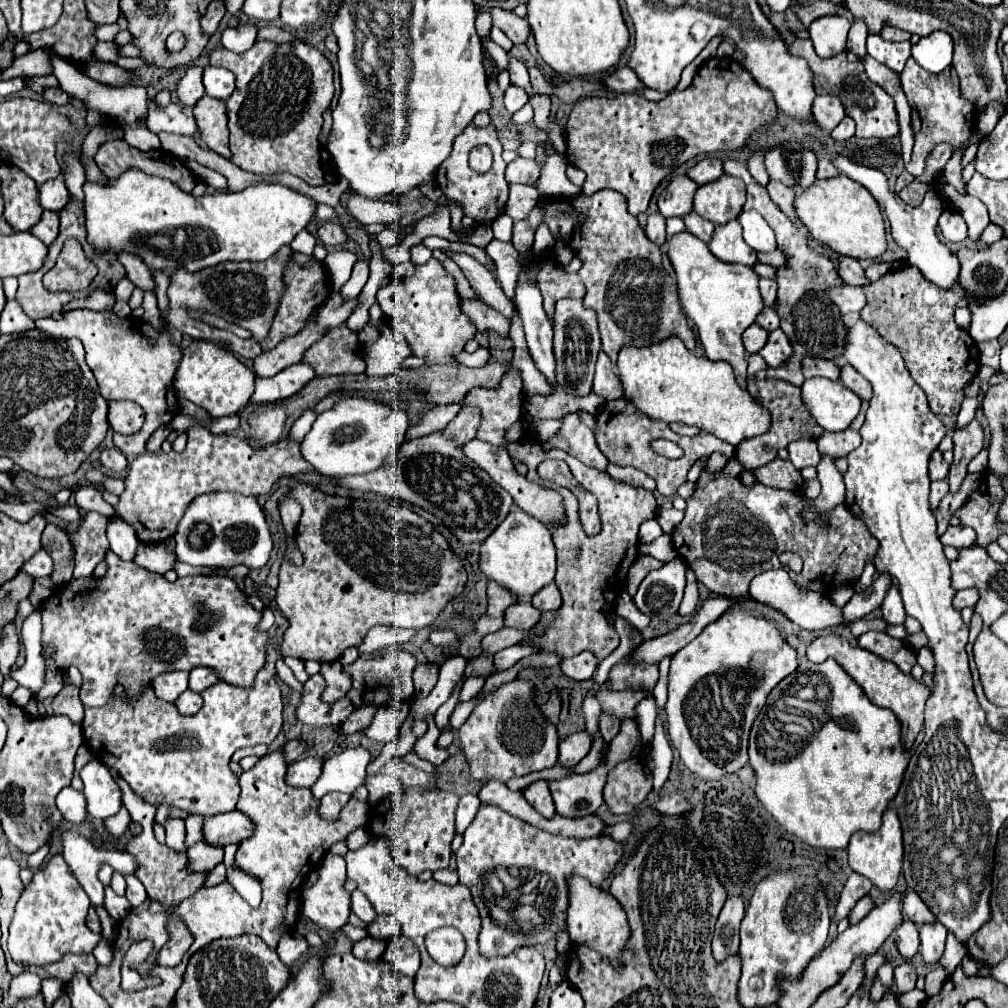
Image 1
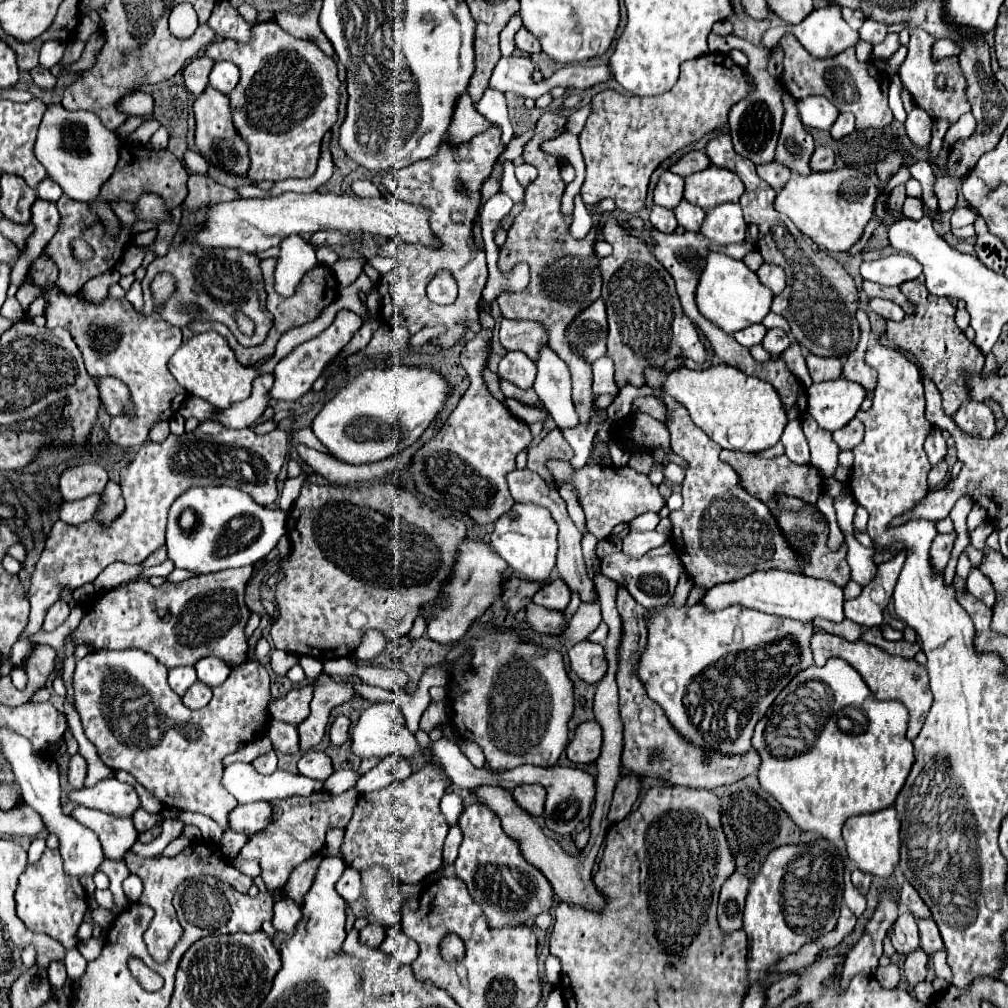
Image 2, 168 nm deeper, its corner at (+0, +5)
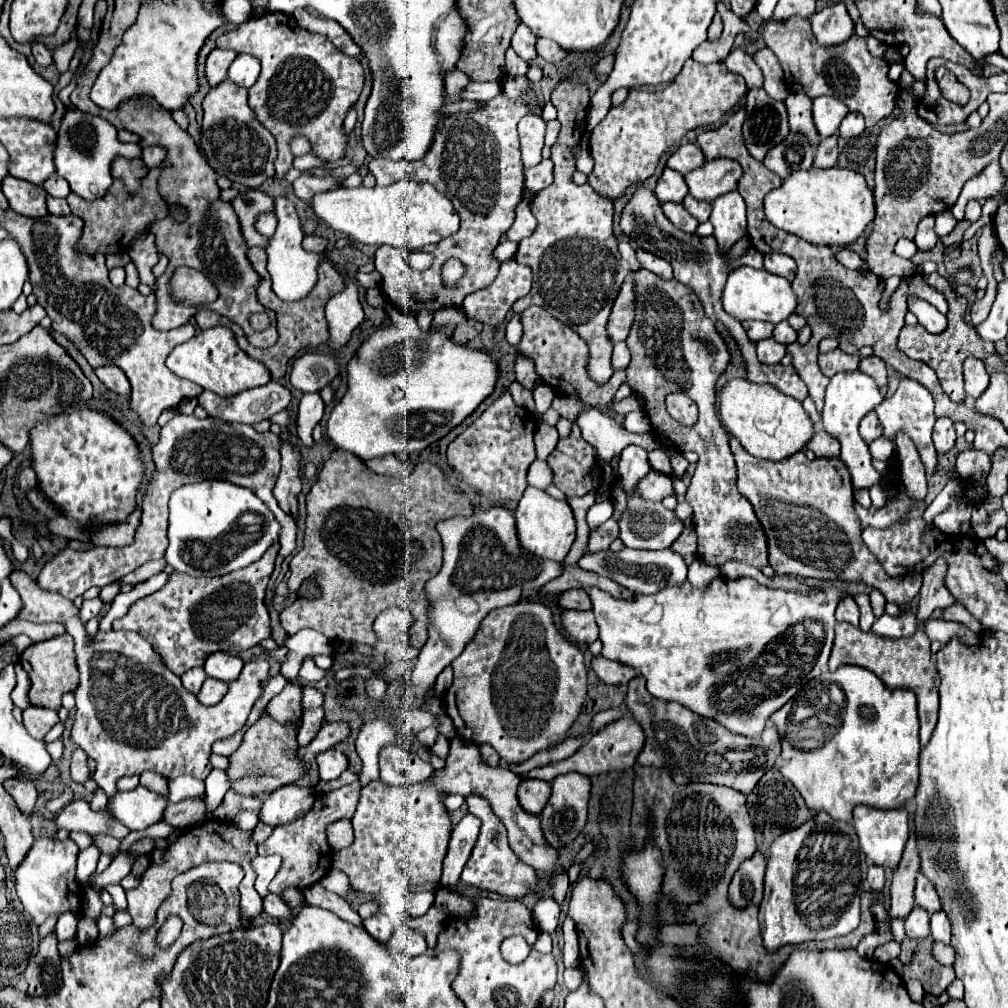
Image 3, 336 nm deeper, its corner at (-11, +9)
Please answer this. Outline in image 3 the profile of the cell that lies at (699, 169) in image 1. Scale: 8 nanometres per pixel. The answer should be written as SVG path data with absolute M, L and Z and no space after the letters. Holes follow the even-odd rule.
M688 143L688 145L680 145L680 149L668 157L666 167L686 175L686 173L698 169L702 163L704 163L704 155L702 155L700 147L696 143Z

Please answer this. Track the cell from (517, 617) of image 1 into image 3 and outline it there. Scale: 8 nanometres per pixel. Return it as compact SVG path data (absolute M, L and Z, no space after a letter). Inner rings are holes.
M564 609L562 623L566 631L580 643L594 643L598 639L598 625L592 611L570 611Z

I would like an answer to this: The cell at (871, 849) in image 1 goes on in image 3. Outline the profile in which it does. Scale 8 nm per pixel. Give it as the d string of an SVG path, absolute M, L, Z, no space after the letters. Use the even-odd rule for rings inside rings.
M858 805L854 809L852 825L858 833L860 847L866 853L868 861L872 865L896 869L896 865L902 859L904 845L908 841L908 813L906 813L906 809L888 809L888 811L884 811L884 809L876 809L876 807L868 807L868 805Z

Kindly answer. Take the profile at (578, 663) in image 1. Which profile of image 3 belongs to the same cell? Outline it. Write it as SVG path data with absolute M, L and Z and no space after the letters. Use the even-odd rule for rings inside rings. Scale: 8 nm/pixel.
M602 655L594 657L592 669L600 677L600 681L604 681L608 685L622 685L622 683L628 683L630 679L634 679L638 675L636 669L626 667L626 665L618 665L616 661L608 661Z

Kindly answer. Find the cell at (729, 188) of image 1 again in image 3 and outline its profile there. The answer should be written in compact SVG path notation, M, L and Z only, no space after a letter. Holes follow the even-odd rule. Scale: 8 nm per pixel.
M712 159L704 161L702 167L690 171L684 181L690 189L690 195L702 201L712 201L718 195L736 189L738 179L742 177L742 167L732 159Z

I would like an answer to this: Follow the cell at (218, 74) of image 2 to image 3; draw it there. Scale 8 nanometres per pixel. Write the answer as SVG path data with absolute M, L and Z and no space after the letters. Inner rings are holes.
M238 55L236 59L234 59L234 63L230 65L230 73L228 73L228 77L230 77L230 81L234 81L236 85L240 85L240 87L252 87L256 81L258 81L258 77L260 77L260 61L256 59L256 57L252 57L252 55Z

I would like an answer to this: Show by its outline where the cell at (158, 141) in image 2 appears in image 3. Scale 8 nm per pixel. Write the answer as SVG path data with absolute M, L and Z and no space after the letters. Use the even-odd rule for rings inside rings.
M148 147L142 151L142 161L146 163L148 169L156 169L160 165L160 153L164 153L160 147Z

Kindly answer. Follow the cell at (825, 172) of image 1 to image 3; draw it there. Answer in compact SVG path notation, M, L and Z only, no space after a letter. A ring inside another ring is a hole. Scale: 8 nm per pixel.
M830 135L826 139L822 139L816 147L816 157L814 157L814 165L820 169L828 169L836 165L838 159L838 145L836 145L838 135Z

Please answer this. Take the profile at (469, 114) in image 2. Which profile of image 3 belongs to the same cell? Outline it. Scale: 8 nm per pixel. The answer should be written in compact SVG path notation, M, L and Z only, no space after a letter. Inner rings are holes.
M452 69L448 73L444 73L444 93L446 93L446 99L448 101L460 101L458 93L468 85L468 75L458 71L458 69Z

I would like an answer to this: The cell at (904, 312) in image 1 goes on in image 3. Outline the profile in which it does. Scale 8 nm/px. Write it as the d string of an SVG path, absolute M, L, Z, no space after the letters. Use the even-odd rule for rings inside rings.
M936 271L928 277L928 281L940 289L946 299L948 299L948 305L950 305L950 311L948 311L948 329L940 335L932 335L928 331L924 331L920 325L916 327L904 327L900 337L898 337L898 349L902 353L906 353L908 357L912 357L914 361L928 361L928 365L936 371L938 379L940 379L940 385L944 389L944 393L954 401L954 403L962 403L966 393L964 393L964 383L962 383L962 363L964 359L968 357L976 357L976 359L986 359L990 355L994 355L994 345L990 341L984 341L976 329L972 325L968 325L962 317L964 317L964 311L966 311L966 301L960 299L946 283L946 279Z

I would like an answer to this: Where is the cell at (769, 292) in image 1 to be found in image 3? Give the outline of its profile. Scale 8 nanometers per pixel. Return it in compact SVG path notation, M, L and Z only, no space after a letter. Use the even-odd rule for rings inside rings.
M766 253L764 255L764 269L774 275L786 277L788 281L792 281L796 277L796 261L788 255L782 255L782 253Z

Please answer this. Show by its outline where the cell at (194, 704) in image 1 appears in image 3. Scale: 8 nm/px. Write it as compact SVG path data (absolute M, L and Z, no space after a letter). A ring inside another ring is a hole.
M208 677L208 679L204 681L200 693L198 693L198 699L200 699L204 705L216 705L216 703L220 703L220 701L224 699L226 691L228 691L228 683L224 683L224 681L220 681L220 679Z

